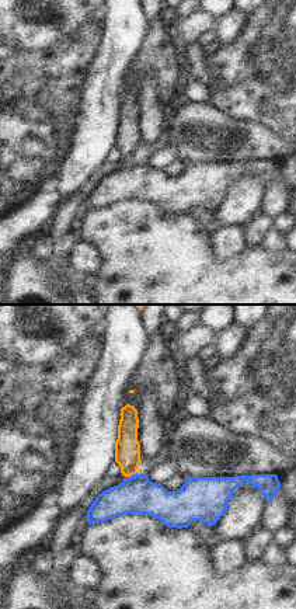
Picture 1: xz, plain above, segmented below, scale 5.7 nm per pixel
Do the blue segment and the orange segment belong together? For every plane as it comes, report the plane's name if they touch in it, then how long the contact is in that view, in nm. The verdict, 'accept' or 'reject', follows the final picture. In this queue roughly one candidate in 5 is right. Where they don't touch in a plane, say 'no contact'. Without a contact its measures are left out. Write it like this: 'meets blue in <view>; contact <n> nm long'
meets blue in xz; contact 70 nm long

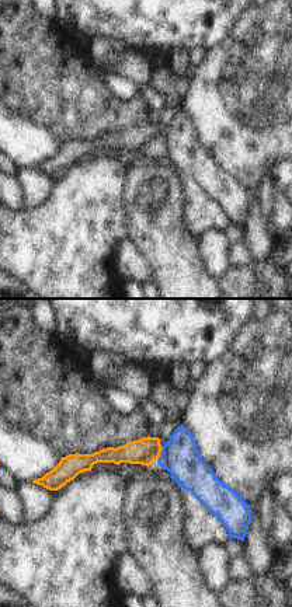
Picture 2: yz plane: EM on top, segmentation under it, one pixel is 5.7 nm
meets blue in yz; contact 90 nm long

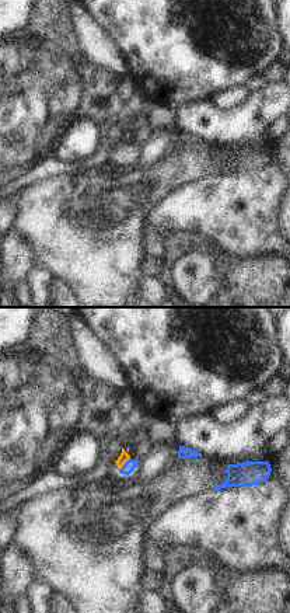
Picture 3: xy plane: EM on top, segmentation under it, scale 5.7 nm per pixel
meets blue in xy; contact 90 nm long

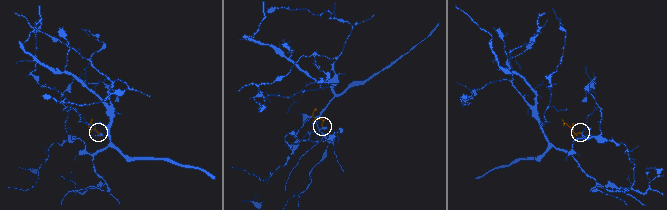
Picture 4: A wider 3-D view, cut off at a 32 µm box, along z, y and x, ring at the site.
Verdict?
accept

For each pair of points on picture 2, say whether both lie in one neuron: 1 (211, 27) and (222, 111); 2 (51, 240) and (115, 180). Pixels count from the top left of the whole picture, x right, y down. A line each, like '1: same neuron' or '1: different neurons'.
1: different neurons
2: same neuron

